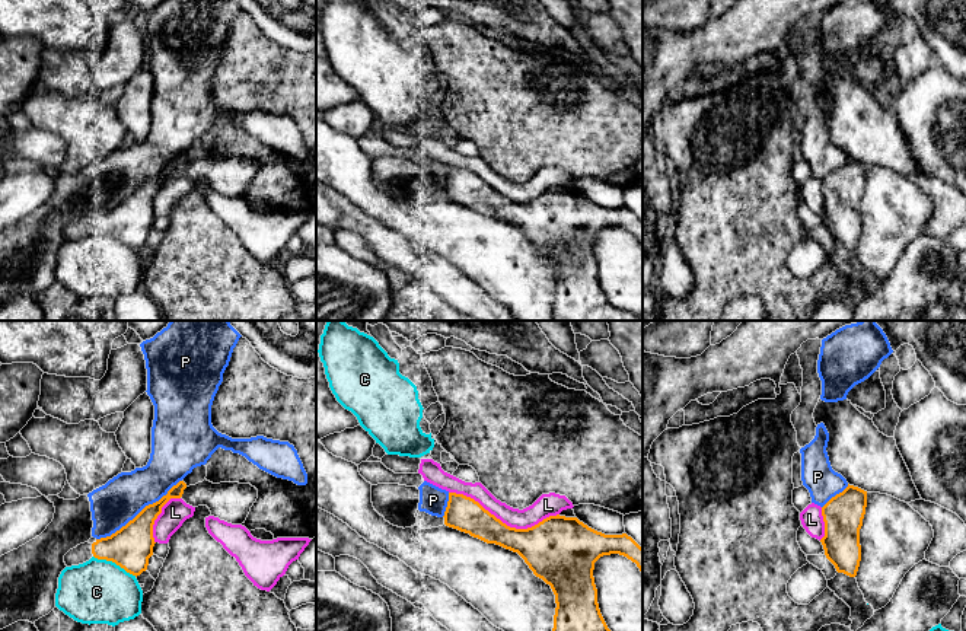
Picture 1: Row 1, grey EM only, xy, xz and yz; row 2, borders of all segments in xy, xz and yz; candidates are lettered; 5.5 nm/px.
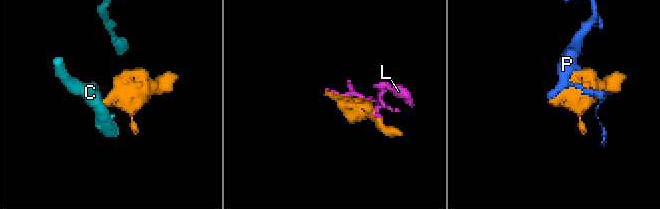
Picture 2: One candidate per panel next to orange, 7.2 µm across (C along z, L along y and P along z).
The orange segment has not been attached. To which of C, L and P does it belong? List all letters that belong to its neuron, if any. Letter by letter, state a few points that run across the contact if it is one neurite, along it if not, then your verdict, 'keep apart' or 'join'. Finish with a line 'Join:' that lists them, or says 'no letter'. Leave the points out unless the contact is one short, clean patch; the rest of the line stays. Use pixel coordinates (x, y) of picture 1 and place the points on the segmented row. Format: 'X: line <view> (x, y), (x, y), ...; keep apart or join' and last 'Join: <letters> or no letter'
C: keep apart
L: keep apart
P: keep apart
Join: no letter

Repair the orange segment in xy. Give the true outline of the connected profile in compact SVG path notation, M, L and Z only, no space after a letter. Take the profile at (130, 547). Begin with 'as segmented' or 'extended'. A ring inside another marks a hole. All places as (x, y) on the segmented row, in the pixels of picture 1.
extended | M179 481L159 501L146 506L133 520L111 536L96 539L93 544L85 542L70 549L64 555L67 567L79 565L92 557L112 561L127 573L140 576L147 570L149 558L153 555L154 538L153 525L162 513L162 507L170 498L181 498L186 484Z

